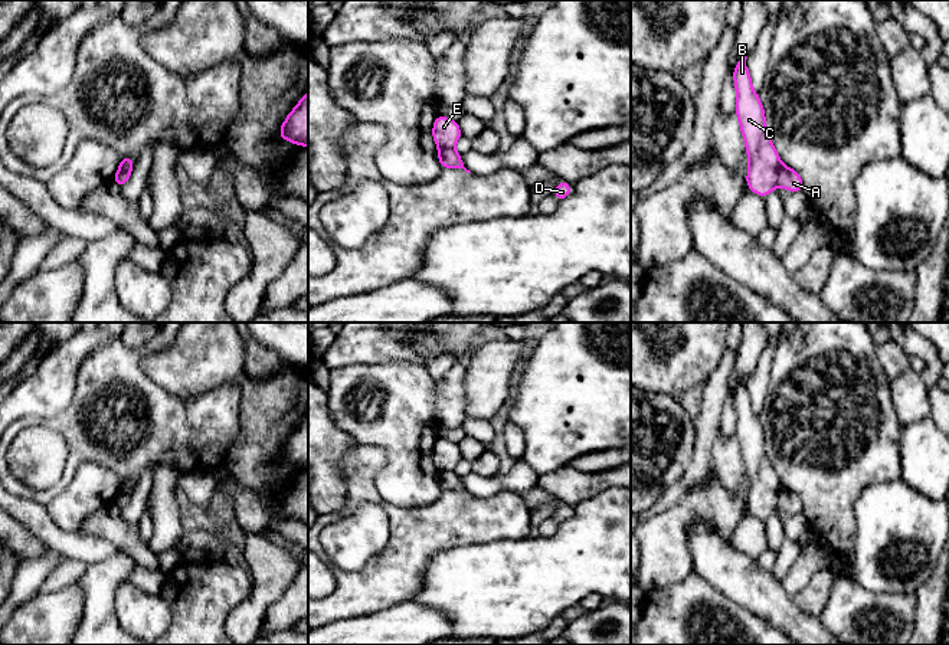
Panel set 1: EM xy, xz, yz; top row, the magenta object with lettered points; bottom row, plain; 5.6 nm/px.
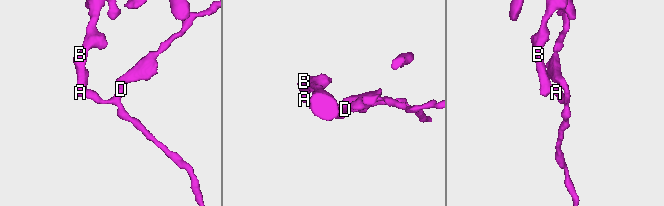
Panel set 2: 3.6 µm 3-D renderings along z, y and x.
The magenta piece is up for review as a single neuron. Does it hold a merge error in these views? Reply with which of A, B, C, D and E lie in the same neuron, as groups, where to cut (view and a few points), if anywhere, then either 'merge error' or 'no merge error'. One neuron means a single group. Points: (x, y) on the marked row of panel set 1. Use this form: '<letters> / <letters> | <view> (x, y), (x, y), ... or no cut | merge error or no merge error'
A D / B C E | yz (784, 166), (776, 183) | merge error

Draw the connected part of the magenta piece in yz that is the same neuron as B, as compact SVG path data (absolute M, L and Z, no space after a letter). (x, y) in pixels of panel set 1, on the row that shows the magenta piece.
M746 56L742 58L733 69L736 86L734 114L739 118L749 158L746 184L749 190L765 199L778 186L779 171L783 164L768 134L763 105L753 91L746 59Z

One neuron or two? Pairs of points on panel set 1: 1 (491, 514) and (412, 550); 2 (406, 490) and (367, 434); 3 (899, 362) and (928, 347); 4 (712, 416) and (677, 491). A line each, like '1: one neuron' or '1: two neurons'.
1: one neuron
2: one neuron
3: two neurons
4: one neuron

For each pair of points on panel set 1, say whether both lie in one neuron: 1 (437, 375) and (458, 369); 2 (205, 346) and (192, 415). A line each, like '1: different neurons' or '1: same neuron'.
1: different neurons
2: different neurons

